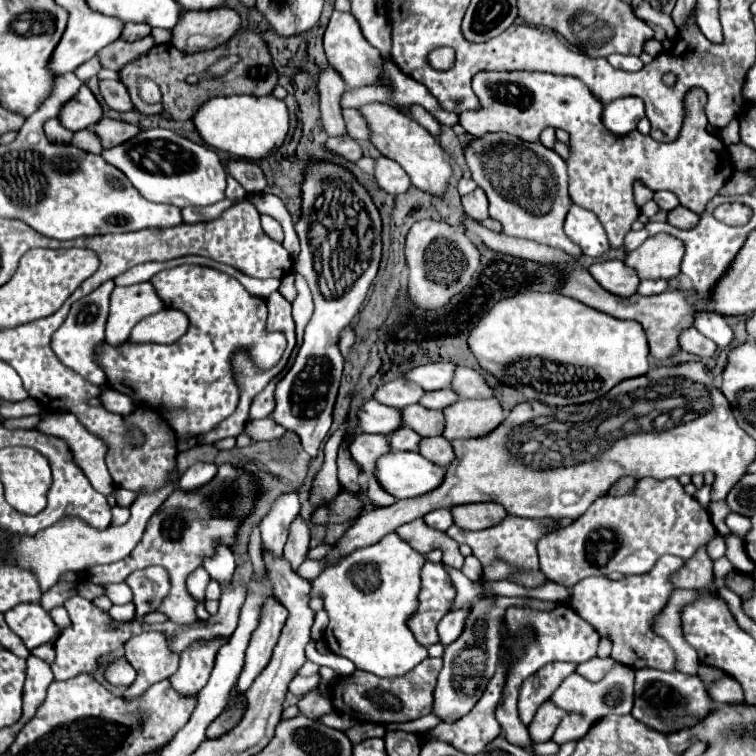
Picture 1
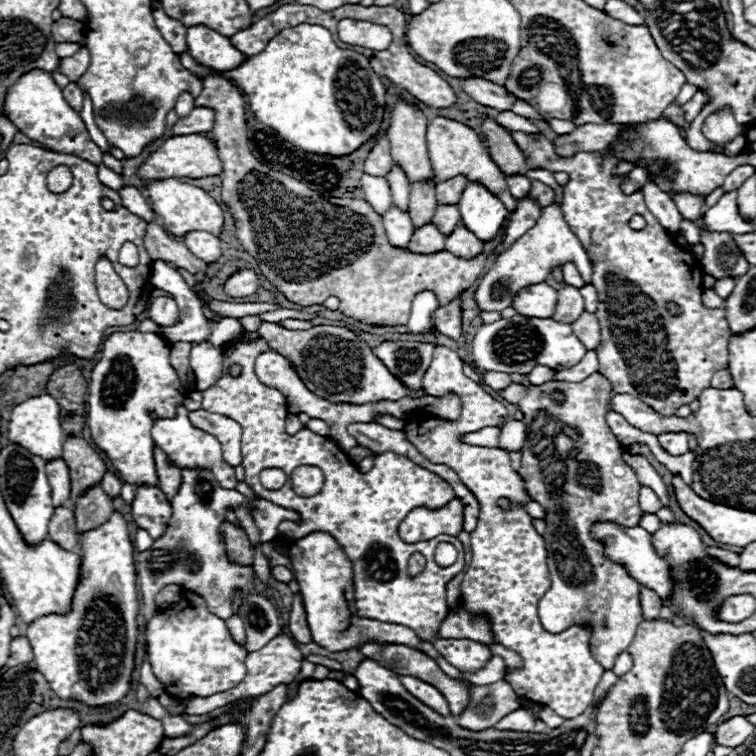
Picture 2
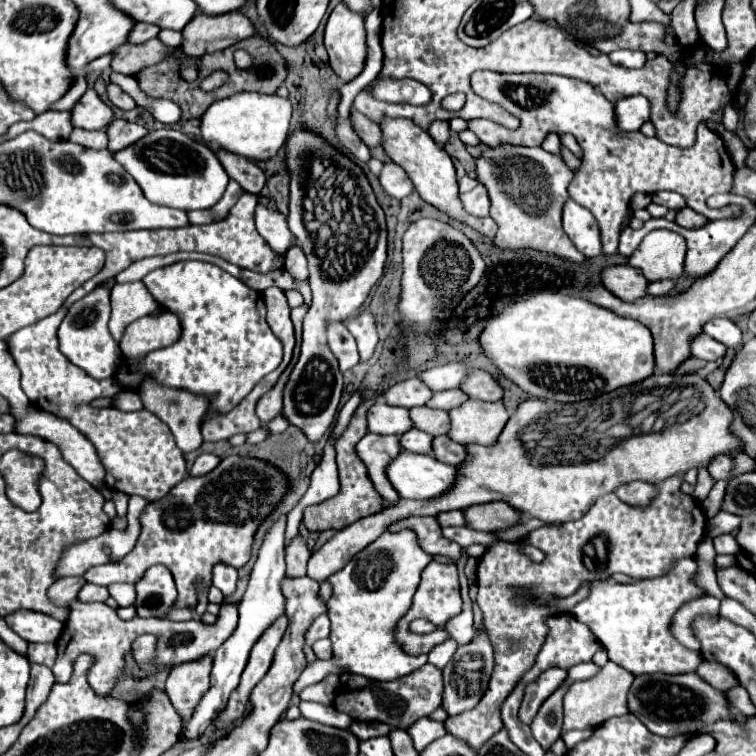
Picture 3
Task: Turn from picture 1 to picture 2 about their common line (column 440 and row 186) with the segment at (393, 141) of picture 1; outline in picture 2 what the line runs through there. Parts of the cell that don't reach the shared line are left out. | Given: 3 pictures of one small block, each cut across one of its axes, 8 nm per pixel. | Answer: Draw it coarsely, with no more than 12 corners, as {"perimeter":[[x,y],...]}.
{"perimeter":[[152,180],[144,196],[174,236],[222,234],[224,212],[202,188]]}

